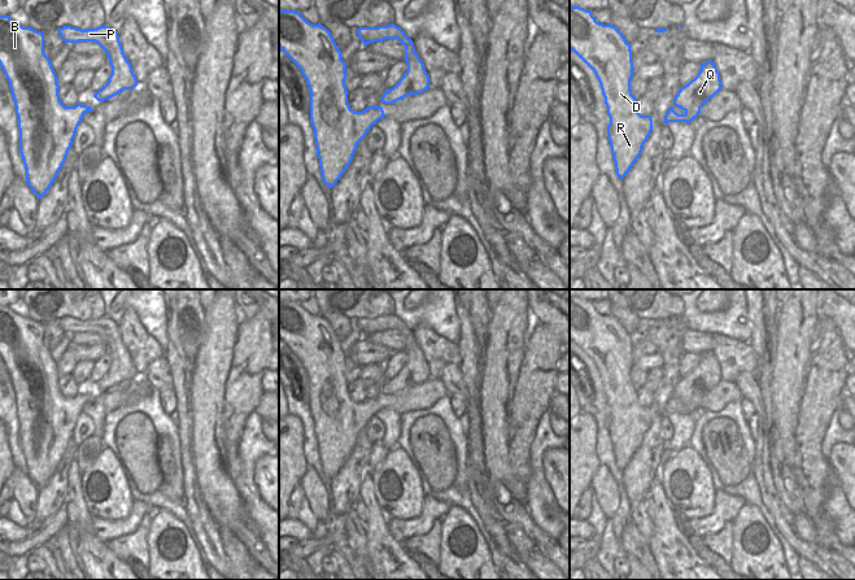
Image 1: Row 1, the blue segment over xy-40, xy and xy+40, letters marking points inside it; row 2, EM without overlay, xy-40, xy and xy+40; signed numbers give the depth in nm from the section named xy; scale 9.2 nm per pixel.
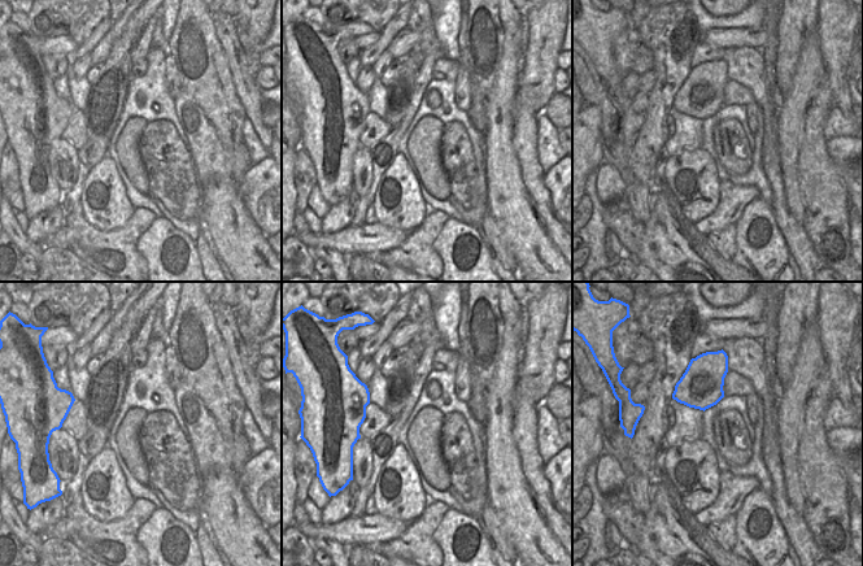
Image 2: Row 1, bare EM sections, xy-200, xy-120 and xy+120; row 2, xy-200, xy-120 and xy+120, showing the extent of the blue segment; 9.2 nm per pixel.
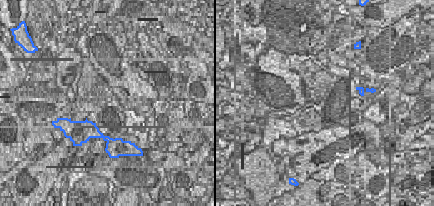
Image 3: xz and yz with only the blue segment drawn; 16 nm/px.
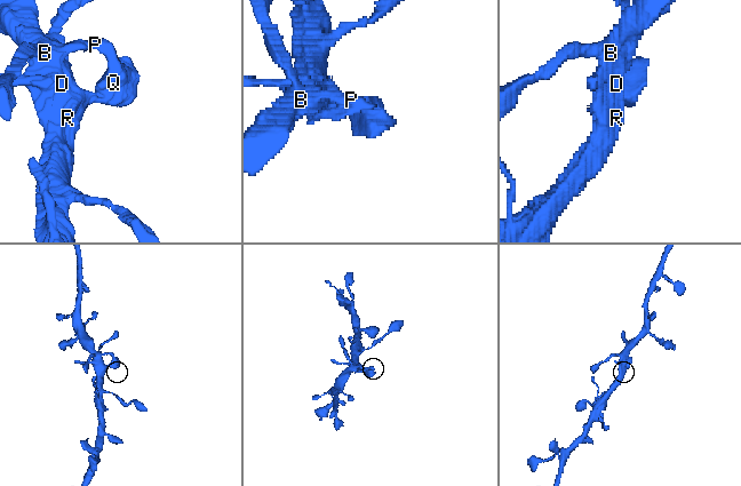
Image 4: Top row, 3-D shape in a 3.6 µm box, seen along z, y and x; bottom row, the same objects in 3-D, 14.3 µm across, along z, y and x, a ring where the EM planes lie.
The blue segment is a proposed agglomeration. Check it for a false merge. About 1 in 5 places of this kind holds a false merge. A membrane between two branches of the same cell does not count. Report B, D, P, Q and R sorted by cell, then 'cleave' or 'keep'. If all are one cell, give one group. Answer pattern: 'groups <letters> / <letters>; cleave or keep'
groups B D P Q R; keep

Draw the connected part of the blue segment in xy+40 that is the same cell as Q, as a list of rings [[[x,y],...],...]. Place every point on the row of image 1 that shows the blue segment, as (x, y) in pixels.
[[[710,60],[701,64],[701,70],[694,79],[682,86],[673,99],[673,105],[685,113],[679,114],[671,106],[664,115],[664,123],[690,123],[701,113],[701,108],[721,90],[720,73]]]

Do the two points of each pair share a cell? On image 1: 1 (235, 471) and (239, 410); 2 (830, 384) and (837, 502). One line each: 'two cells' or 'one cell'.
1: two cells
2: two cells

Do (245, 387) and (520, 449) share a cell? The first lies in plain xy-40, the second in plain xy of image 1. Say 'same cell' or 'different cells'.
same cell

